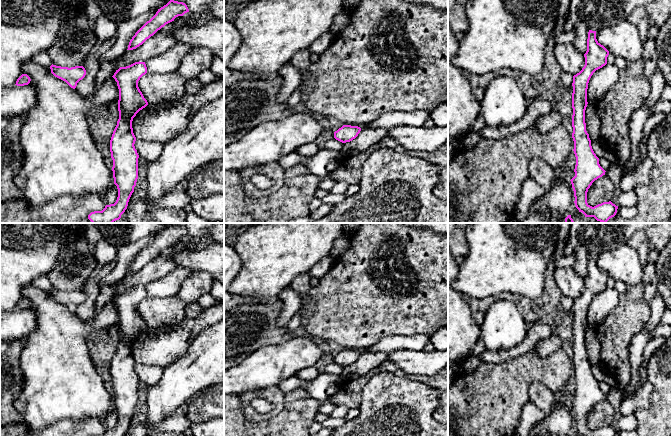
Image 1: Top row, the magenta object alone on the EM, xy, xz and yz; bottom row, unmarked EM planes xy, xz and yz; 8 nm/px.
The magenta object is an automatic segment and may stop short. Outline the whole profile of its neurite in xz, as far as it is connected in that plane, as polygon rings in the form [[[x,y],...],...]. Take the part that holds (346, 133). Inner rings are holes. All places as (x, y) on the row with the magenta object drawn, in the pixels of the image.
[[[343,125],[334,132],[334,138],[342,143],[350,142],[360,133],[361,128],[358,126]]]

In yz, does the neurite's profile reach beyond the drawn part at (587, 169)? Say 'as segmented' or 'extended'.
as segmented

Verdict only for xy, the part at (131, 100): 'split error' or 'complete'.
complete

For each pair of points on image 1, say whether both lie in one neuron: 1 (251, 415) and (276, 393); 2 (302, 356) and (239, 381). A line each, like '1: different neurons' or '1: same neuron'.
1: same neuron
2: same neuron

